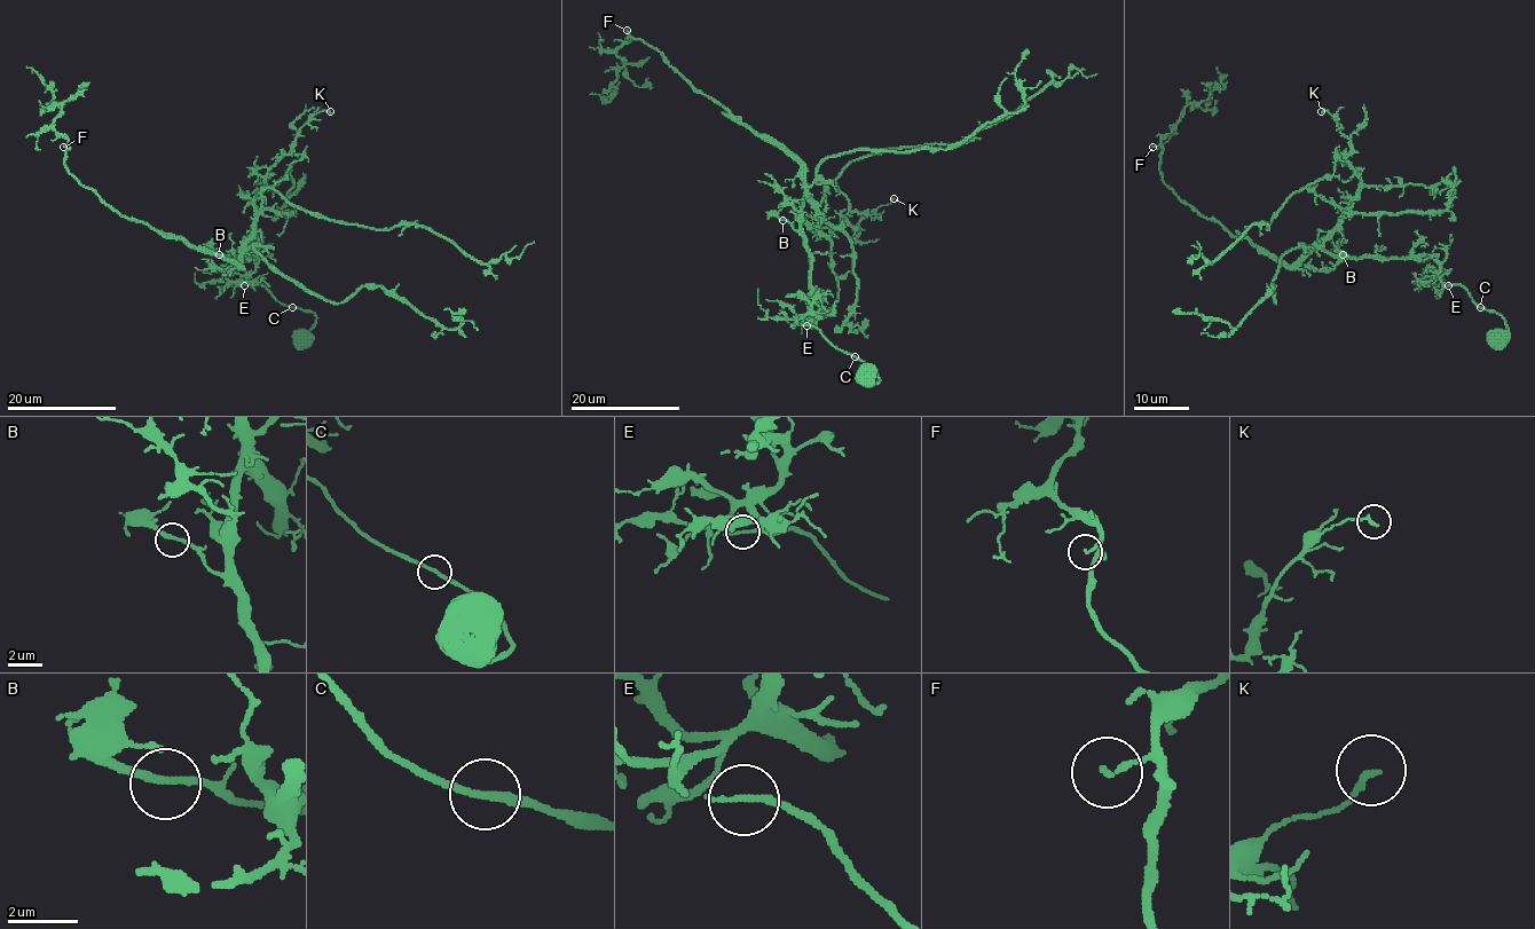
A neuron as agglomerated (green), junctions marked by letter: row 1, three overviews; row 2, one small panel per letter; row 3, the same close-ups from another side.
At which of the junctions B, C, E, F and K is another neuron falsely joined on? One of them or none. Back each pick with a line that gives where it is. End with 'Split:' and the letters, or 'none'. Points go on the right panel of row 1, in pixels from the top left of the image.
Split: none

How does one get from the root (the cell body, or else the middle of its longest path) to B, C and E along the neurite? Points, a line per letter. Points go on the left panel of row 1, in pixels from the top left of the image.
B: (302, 339), (316, 316), (281, 304), (264, 285), (235, 286), (254, 270), (257, 259), (219, 254)
C: (302, 339), (316, 316), (292, 307)
E: (302, 339), (315, 322), (313, 313), (281, 304), (264, 285), (244, 285)

